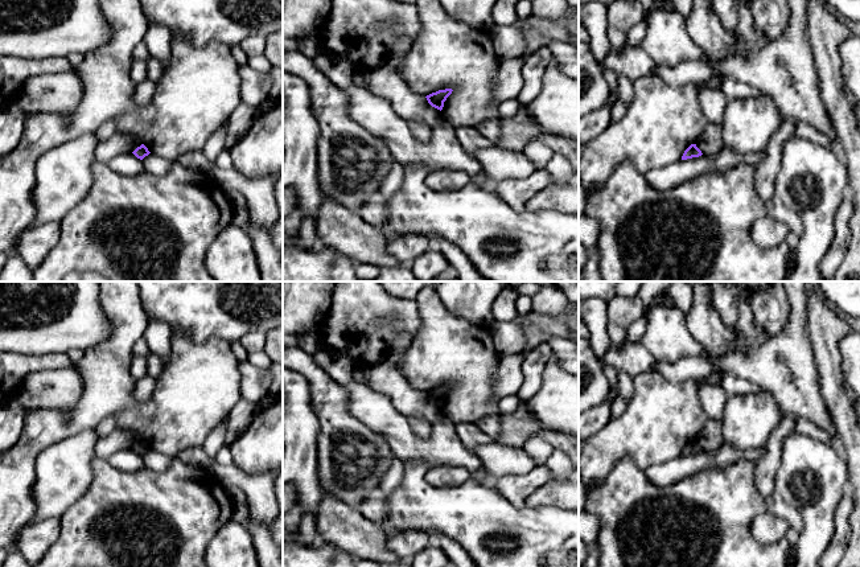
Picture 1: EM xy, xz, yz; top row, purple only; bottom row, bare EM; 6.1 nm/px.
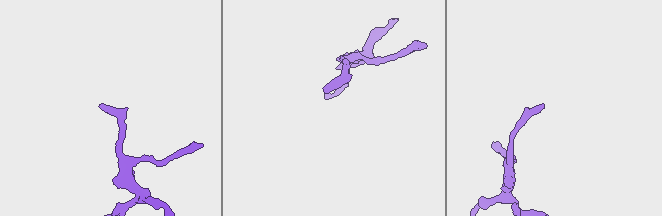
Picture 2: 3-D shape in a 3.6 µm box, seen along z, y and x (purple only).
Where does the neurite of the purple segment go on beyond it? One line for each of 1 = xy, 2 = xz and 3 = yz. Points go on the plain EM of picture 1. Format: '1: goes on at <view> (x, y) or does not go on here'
1: does not go on here
2: does not go on here
3: does not go on here

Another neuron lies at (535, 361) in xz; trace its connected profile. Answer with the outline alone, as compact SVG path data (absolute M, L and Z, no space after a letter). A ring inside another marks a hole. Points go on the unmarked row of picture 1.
M547 346L531 350L524 356L523 383L518 390L522 402L530 400L542 387L544 369L555 352Z

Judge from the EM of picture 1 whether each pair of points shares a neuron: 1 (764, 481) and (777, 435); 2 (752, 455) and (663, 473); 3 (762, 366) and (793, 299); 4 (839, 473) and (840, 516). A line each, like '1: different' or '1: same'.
1: same
2: same
3: same
4: different

